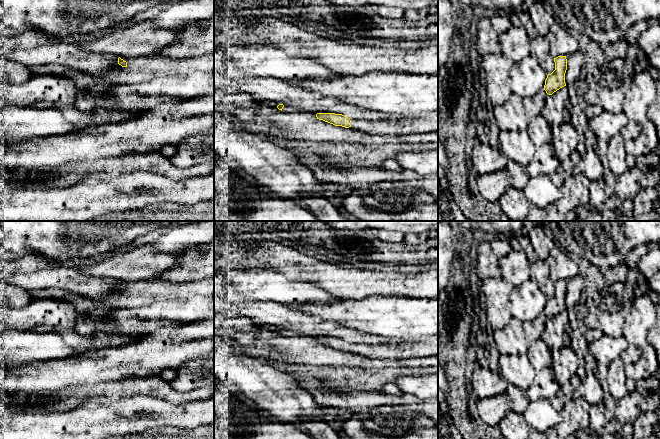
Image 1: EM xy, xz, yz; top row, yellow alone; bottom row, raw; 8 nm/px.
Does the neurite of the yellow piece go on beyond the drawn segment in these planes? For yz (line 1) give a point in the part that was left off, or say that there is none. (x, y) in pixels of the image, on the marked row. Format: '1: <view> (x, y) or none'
1: none

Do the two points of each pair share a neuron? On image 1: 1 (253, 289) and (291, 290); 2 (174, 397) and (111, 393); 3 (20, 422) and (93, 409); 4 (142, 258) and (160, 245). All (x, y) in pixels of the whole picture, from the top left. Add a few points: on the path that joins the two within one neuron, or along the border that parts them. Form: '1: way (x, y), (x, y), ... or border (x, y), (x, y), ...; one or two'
1: way (262, 289), (282, 290); one
2: way (158, 387), (131, 387), (127, 389); one
3: way (38, 423), (75, 423); one
4: border (148, 244), (151, 244), (160, 251), (178, 251); two

